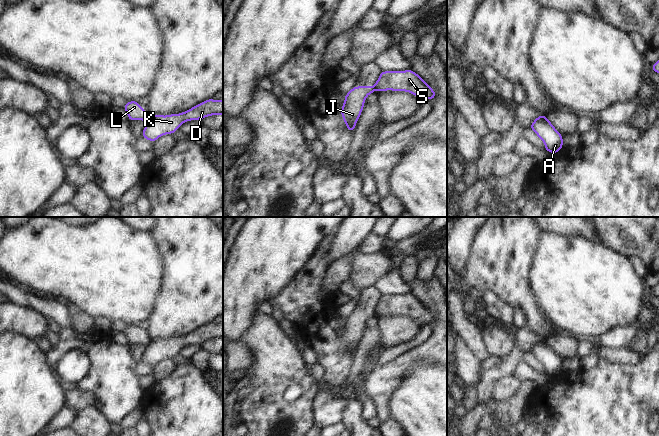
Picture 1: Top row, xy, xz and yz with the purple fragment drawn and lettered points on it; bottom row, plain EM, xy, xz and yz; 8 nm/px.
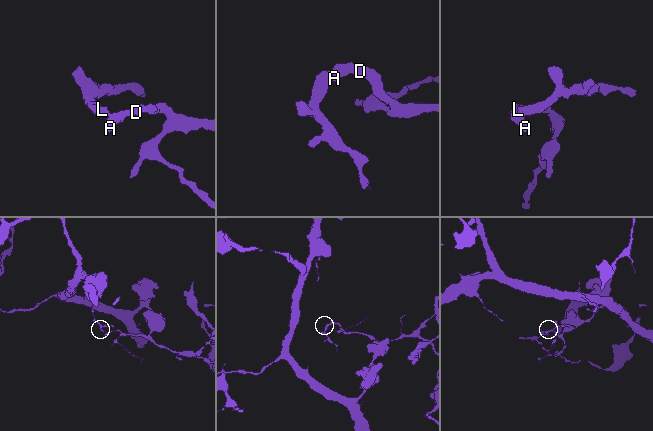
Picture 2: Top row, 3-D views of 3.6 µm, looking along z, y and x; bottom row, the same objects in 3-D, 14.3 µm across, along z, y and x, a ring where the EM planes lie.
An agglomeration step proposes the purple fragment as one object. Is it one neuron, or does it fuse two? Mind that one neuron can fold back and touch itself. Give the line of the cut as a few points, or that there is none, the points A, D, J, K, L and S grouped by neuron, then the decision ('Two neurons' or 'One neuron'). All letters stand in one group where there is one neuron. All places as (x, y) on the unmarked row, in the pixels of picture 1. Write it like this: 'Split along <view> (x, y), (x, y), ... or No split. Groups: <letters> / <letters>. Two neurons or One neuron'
Split along xy (151, 340), (146, 345). Groups: A D K S / J L. Two neurons

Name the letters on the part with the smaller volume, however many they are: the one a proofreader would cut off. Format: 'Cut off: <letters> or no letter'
Cut off: J, L

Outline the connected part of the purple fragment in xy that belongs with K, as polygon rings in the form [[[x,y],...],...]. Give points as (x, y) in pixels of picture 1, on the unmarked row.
[[[208,323],[188,335],[167,340],[155,339],[146,345],[141,361],[155,366],[160,360],[175,357],[181,348],[191,344],[201,344],[211,339],[223,339],[223,323]]]

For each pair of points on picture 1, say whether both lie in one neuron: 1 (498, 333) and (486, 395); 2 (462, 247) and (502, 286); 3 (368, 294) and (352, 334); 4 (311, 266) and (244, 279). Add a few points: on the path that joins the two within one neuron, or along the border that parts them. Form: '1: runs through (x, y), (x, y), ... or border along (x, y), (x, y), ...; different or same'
1: border along (515, 343), (514, 347), (501, 359); different
2: border along (477, 231), (473, 238), (463, 276); different
3: runs through (368, 304), (368, 310), (354, 324); same
4: border along (315, 249), (310, 258), (286, 286); different

